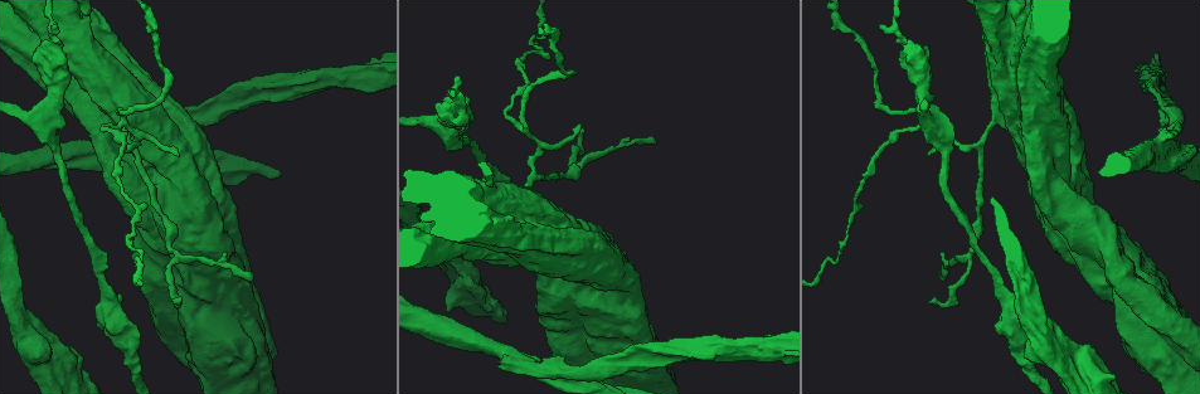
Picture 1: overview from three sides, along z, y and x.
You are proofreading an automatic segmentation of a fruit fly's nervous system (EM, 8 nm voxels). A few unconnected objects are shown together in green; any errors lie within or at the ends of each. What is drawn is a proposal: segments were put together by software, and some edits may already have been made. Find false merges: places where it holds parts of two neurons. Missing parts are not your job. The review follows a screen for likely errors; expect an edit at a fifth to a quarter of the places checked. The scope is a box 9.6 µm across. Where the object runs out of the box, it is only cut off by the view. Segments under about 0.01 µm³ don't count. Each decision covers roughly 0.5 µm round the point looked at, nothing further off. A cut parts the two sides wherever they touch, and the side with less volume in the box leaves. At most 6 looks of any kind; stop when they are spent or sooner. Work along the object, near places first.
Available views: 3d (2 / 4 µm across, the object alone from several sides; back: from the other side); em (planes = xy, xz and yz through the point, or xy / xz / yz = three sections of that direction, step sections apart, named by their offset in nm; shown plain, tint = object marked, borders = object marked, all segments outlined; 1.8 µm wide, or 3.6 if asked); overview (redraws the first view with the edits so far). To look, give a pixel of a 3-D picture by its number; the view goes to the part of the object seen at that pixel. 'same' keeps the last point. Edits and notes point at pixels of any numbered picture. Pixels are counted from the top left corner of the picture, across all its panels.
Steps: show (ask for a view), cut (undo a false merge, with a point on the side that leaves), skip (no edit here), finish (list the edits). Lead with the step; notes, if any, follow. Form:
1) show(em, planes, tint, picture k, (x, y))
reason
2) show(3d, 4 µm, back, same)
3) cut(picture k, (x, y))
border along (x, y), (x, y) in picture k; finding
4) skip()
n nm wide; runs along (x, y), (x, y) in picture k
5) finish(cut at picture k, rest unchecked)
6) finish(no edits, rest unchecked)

show(3d, 4 µm, picture 1, (1060, 175))

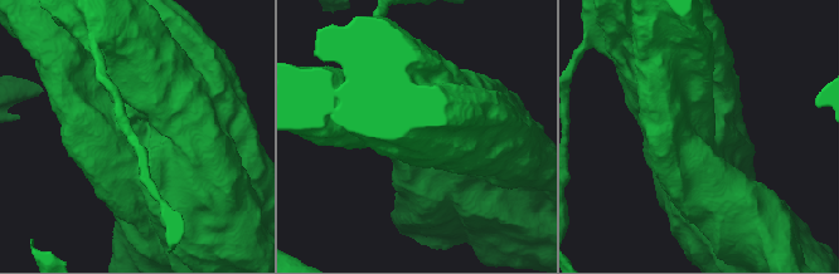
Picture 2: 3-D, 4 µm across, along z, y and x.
show(em, 3.6 µm, xz, step 16, tint, picture 2, (148, 135))

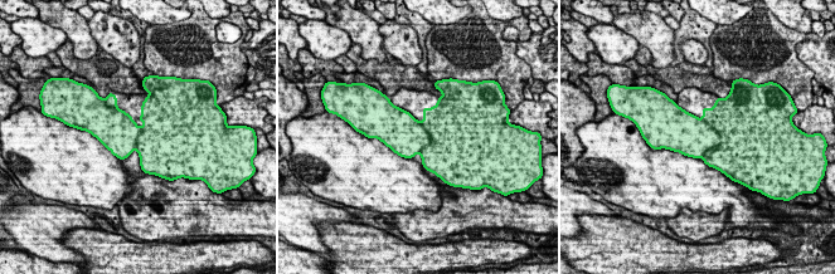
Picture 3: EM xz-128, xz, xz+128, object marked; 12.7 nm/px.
show(em, 3.6 µm, yz, step 4, borders, same)

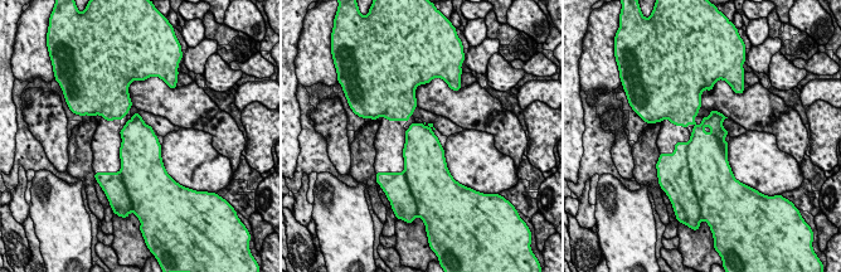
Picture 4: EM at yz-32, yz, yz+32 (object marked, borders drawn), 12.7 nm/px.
cut(picture 4, (705, 156))
460 nm wide; a second neuron is stuck on

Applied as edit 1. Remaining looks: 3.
show(overview)
see it whole again

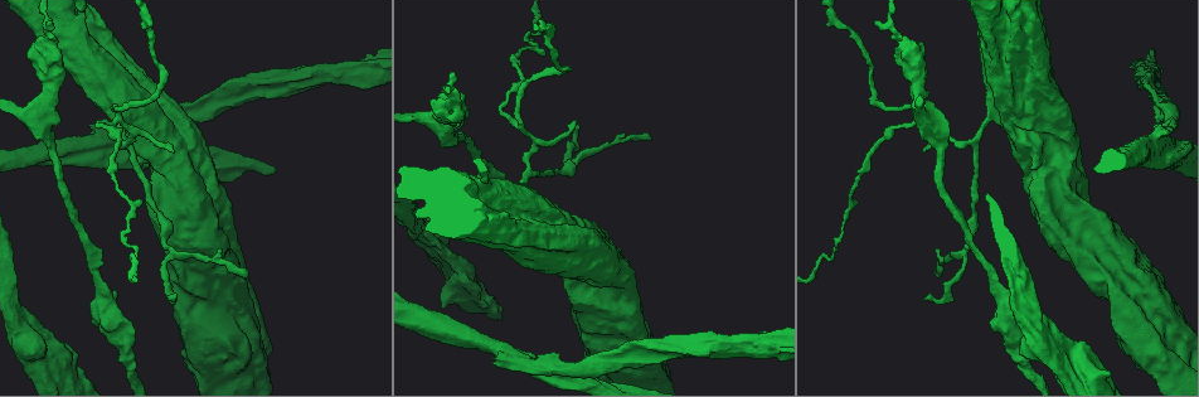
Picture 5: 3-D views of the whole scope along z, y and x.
show(em, planes, tint, picture 5, (458, 102))
thick turns thin

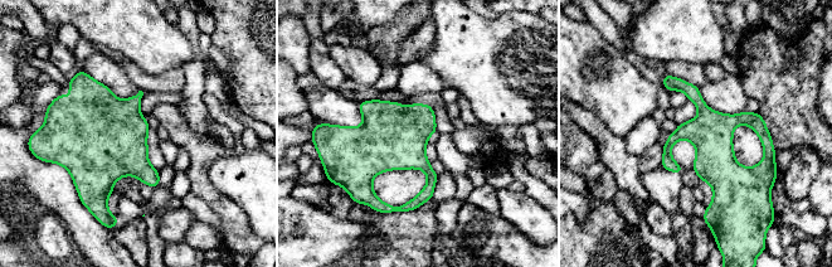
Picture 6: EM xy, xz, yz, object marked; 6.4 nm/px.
skip()
280 nm wide; all the same neuron

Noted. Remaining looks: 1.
finish(cut at picture 4, rest unchecked)

